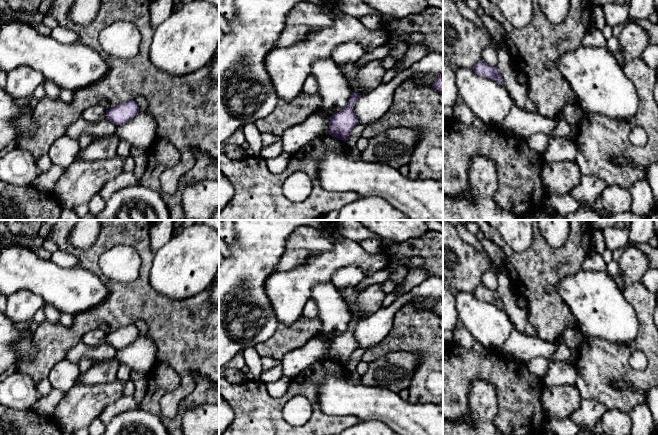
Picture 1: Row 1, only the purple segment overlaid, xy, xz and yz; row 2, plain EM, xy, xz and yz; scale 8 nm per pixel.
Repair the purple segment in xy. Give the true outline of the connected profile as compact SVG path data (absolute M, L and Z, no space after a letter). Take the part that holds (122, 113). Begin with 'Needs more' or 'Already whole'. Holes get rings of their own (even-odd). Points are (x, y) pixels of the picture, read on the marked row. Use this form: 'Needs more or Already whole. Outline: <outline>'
Already whole. Outline: M134 100L119 104L116 107L106 110L106 119L114 125L123 125L139 113L139 107Z

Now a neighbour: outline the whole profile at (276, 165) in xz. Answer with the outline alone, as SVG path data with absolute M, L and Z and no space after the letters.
M284 151L278 157L266 160L268 170L274 174L279 174L283 172L287 168L291 156L292 155Z

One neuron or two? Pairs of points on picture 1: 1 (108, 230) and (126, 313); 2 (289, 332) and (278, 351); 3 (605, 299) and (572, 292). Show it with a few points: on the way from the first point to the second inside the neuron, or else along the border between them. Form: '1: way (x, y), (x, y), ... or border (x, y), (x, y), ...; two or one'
1: way (96, 251), (94, 253), (95, 269), (117, 292); one
2: way (286, 337), (278, 346); one
3: way (597, 299), (585, 292), (580, 292); one

